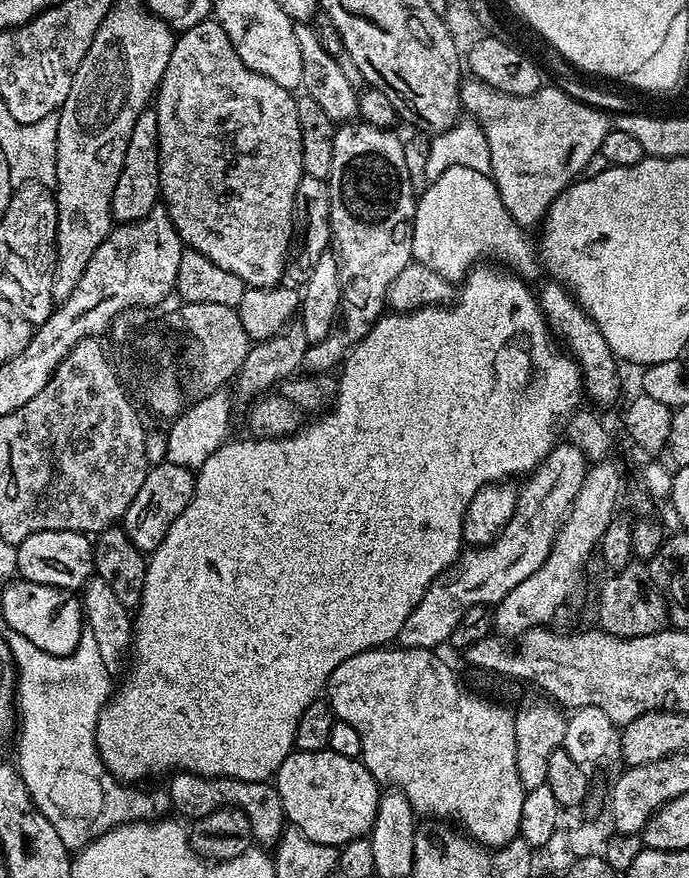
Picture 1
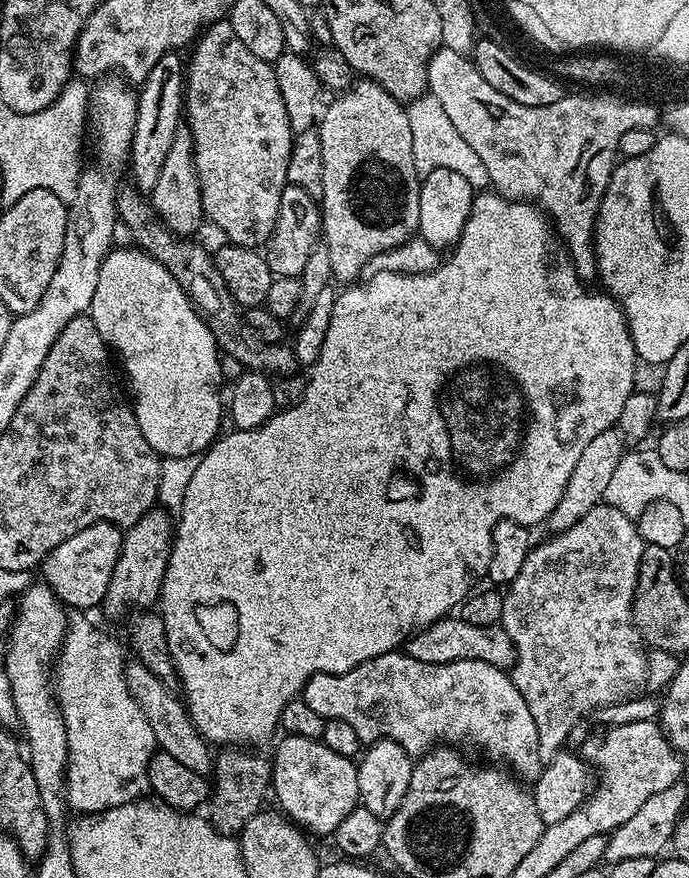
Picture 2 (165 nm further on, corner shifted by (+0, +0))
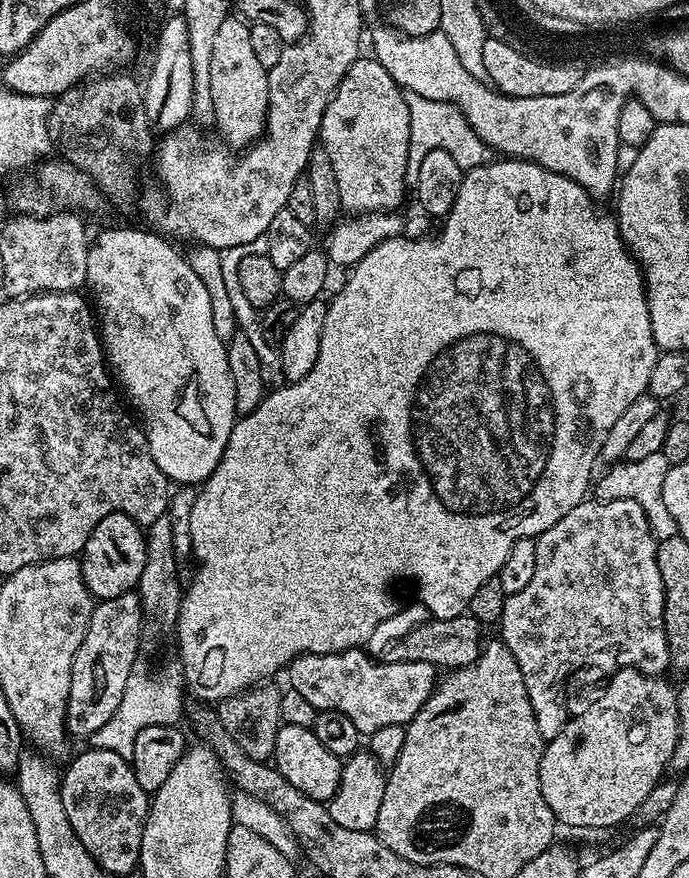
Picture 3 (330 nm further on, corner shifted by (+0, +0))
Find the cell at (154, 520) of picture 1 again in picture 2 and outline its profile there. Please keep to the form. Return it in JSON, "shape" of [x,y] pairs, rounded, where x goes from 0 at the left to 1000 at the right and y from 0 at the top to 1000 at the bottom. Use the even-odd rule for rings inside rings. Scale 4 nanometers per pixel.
{"shape":[[[224,576],[212,585],[206,585],[206,590],[200,590],[194,599],[183,603],[171,645],[165,645],[160,667],[151,678],[149,696],[157,696],[163,702],[174,702],[179,697],[219,694],[231,685],[251,614],[251,589],[232,576]]]}

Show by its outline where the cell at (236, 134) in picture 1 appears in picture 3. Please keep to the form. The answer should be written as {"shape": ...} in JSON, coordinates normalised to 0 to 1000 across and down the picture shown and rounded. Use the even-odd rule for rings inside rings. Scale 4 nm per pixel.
{"shape":[[[353,22],[325,23],[316,40],[311,42],[305,69],[305,112],[311,112],[306,136],[332,170],[358,170],[383,154],[383,140],[389,137],[389,79],[374,71],[363,49],[363,31]]]}

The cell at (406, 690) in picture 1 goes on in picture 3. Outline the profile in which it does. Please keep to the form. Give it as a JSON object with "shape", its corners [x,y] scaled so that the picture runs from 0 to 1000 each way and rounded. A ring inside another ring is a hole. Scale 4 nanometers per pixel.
{"shape":[[[522,738],[485,745],[438,745],[418,757],[417,778],[463,810],[491,809],[491,813],[502,813],[525,836],[554,831],[554,827],[589,827],[624,795],[636,778],[636,762],[624,754],[556,755],[538,752]]]}

